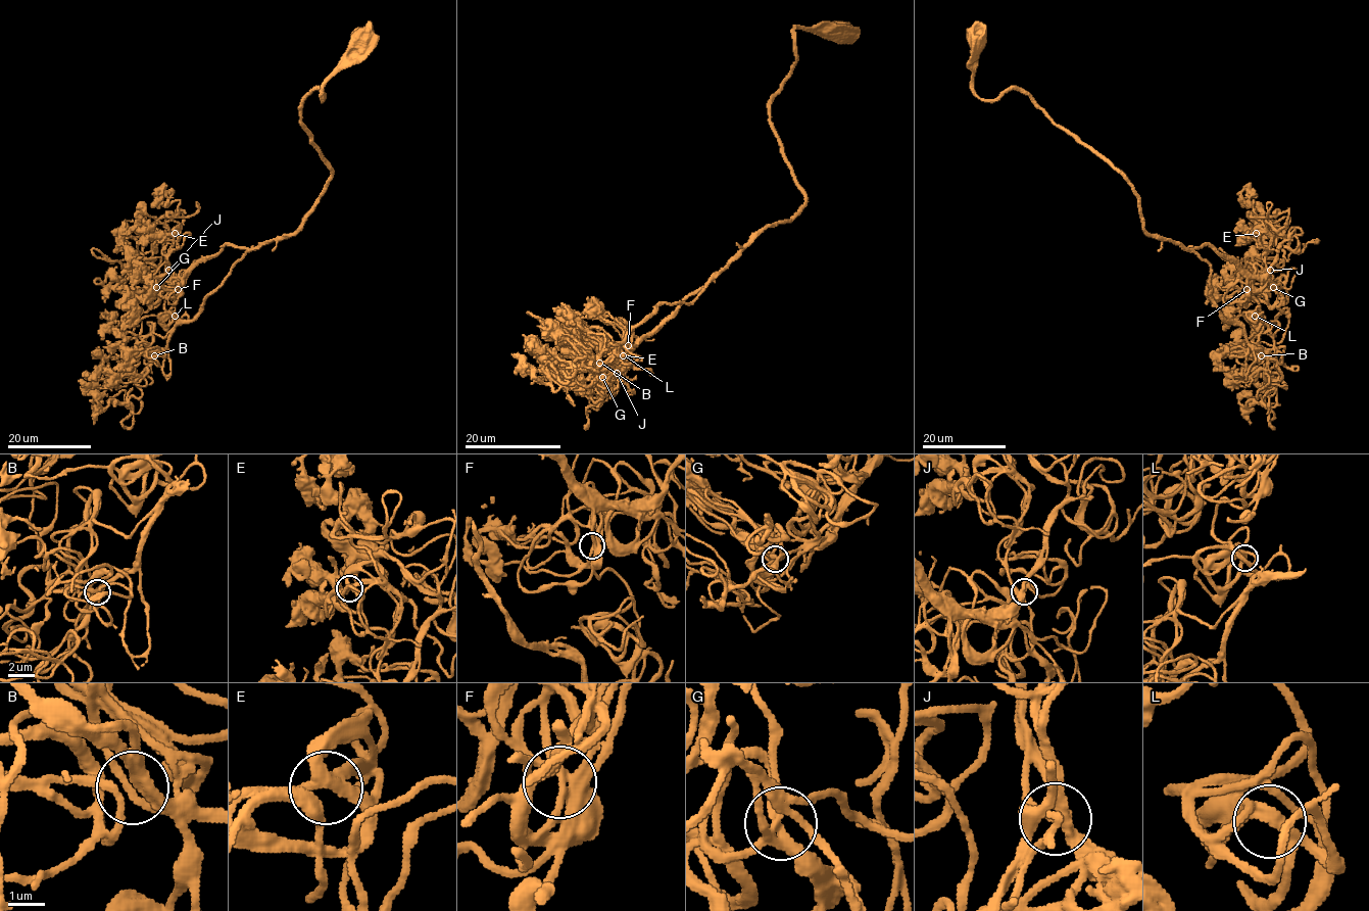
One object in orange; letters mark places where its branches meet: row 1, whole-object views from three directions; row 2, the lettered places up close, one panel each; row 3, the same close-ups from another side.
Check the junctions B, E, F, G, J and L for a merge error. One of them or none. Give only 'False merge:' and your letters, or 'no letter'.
False merge: no letter

